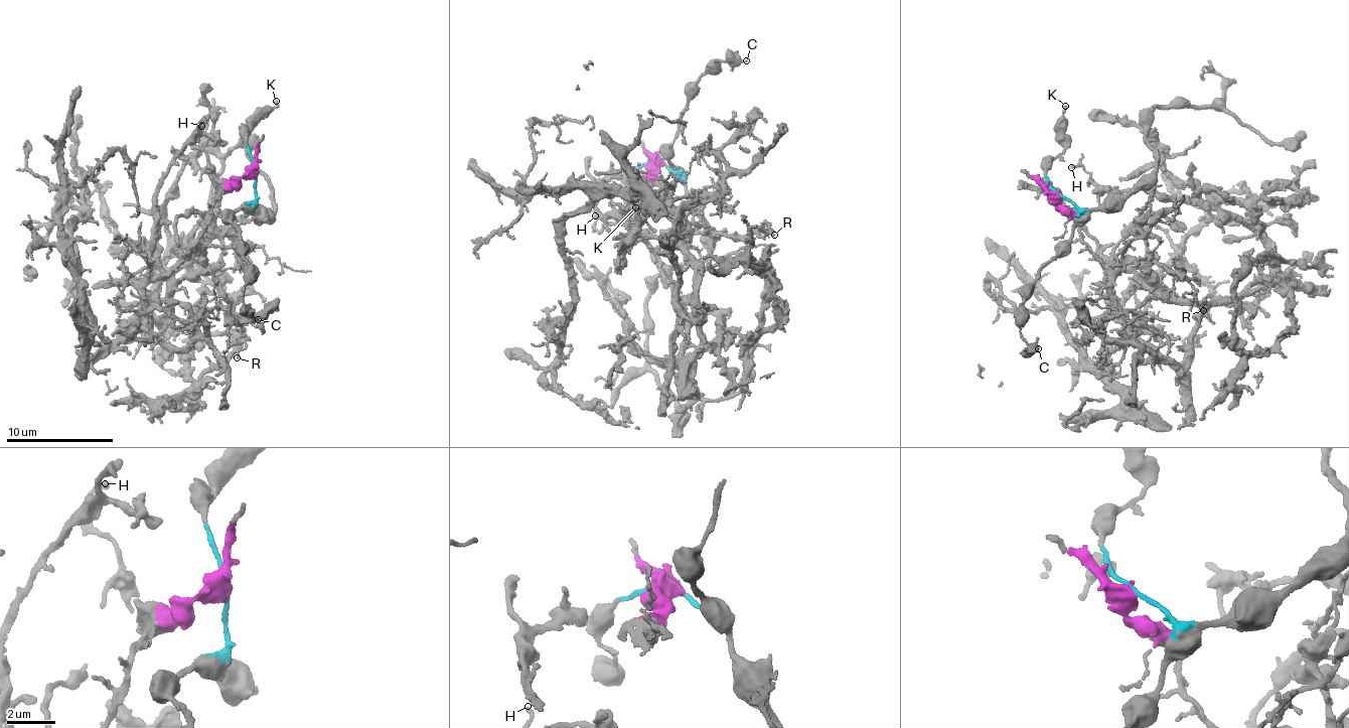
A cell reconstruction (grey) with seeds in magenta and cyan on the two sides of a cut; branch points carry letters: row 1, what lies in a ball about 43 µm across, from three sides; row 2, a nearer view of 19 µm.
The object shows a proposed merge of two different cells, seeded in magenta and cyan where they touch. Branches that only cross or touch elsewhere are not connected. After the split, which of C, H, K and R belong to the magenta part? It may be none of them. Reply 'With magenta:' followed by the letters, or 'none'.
With magenta: H, R

